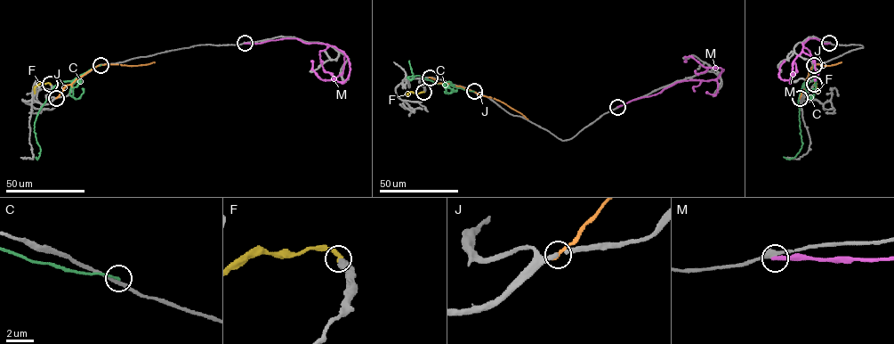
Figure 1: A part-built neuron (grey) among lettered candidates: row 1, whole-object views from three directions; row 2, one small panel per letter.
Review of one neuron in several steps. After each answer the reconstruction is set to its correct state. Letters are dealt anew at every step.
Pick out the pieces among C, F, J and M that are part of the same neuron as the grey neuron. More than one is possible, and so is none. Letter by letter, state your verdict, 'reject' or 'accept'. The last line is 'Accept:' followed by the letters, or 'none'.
C: reject
F: accept
J: reject
M: reject
Accept: F

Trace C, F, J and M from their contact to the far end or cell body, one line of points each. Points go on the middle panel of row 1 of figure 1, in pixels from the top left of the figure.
C: (474, 91), (434, 82), (419, 75), (407, 78), (414, 77), (409, 61)
F: (423, 92), (410, 92), (407, 95)
J: (430, 77), (438, 83), (461, 86), (491, 97), (527, 118)
M: (618, 107), (656, 94), (678, 82), (714, 80), (723, 70), (704, 67), (691, 56), (687, 56), (685, 61)

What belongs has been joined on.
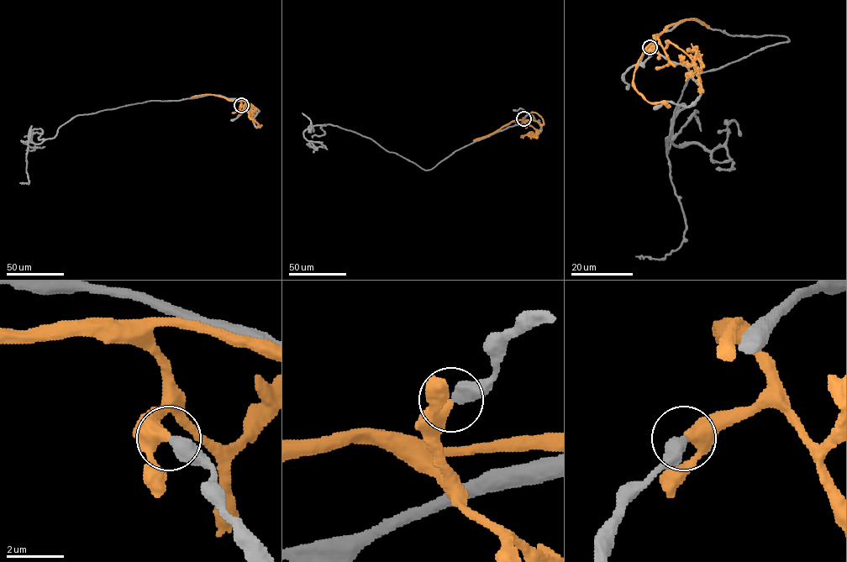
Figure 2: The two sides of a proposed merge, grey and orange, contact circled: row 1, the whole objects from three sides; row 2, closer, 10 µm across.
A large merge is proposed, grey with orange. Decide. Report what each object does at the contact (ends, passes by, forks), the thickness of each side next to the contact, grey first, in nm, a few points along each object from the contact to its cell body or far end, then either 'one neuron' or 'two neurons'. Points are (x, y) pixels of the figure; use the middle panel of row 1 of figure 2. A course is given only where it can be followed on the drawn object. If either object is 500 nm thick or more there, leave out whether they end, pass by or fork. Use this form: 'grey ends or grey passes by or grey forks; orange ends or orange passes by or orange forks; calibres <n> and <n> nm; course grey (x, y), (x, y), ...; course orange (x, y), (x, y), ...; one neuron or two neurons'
grey ends; orange passes by; calibres 480 and 340 nm; course grey (523, 118), (534, 118), (426, 170), (352, 131), (327, 124), (308, 132), (302, 112); course orange (523, 118), (523, 122), (512, 120), (491, 133), (473, 140); two neurons

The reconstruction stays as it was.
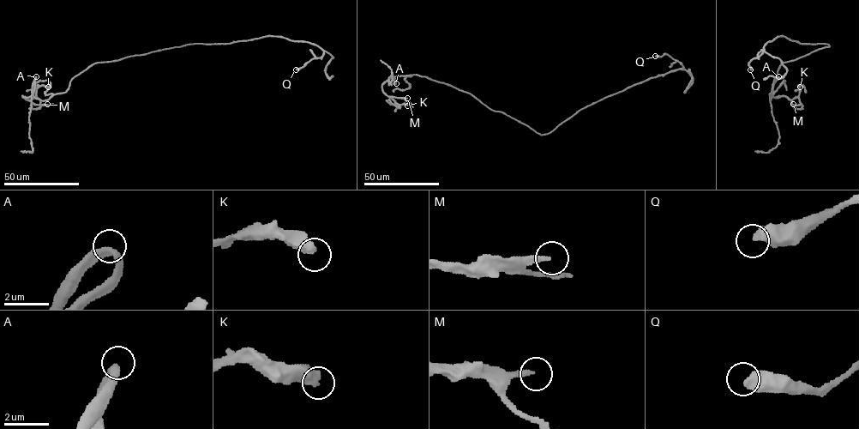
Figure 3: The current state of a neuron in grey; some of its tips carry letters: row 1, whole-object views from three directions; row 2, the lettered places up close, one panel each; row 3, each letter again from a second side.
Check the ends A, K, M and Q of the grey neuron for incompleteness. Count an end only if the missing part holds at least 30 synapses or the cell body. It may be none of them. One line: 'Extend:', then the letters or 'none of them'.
Extend: M

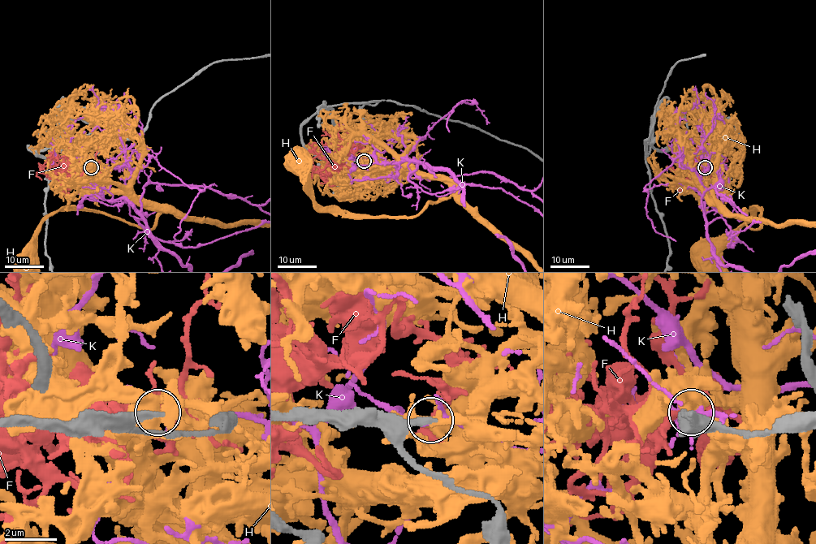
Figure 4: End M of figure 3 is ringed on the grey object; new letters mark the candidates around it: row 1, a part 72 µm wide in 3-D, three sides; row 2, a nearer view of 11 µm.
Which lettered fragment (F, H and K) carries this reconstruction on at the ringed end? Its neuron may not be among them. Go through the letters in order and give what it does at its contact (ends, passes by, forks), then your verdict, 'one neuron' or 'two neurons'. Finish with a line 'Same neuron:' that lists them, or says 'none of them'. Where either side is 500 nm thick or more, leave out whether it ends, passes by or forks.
F: it passes by | two neurons
H: it ends | two neurons
K: it forks | two neurons
Same neuron: none of them

